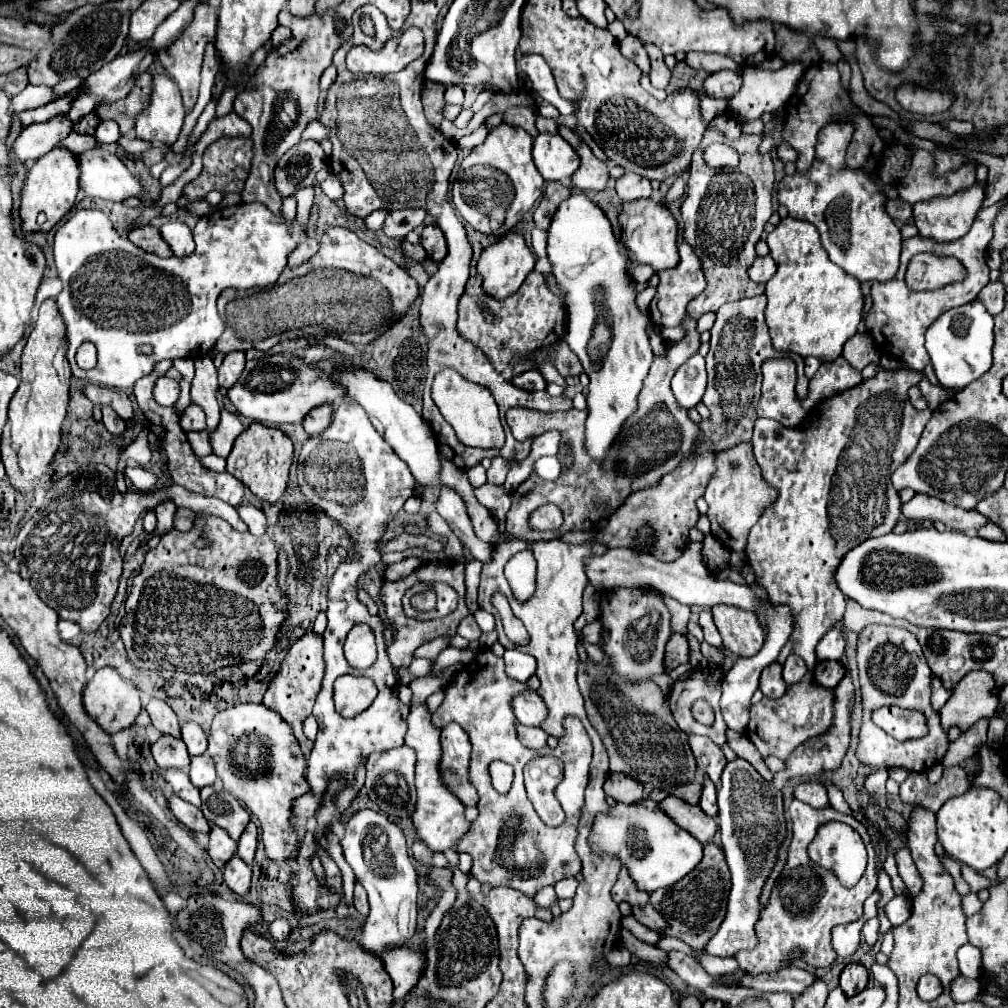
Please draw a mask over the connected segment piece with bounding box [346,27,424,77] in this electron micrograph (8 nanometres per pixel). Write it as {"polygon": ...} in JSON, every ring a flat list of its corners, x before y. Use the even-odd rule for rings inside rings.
{"polygon":[[408,27,400,37,390,39,382,51,356,45,346,55,348,71,354,75,388,75,404,69,424,51,424,37,418,27]]}

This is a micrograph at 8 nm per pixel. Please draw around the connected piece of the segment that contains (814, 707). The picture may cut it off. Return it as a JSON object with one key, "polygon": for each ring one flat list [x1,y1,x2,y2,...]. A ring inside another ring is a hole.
{"polygon":[[812,675,810,679,802,679,800,683,794,683,786,689,786,693,780,699,768,699,764,697,760,703,752,705,750,709,750,723,748,723,748,737,756,745,756,749,762,753,762,757,778,757,788,759,788,755,810,737,816,737,824,733,832,723,832,703,834,695,830,689,820,687,814,683]]}

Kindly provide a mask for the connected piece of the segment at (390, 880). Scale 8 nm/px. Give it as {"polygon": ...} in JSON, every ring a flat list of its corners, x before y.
{"polygon":[[360,809,346,823,344,837,340,841,348,865,356,873,356,881,366,889,370,913,366,921,354,931,354,941,364,947,364,951,382,955,388,949,402,947,416,933,416,895,418,895,418,875,408,857,406,839,400,827,388,821,386,815,374,809]]}

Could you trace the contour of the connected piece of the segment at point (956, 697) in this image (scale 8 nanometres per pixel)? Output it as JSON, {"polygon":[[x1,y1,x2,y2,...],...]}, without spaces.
{"polygon":[[970,671,968,675,964,675,964,679,960,679,960,683,956,683,956,687,952,687,950,699,940,709,940,723,946,733,952,727,958,727,962,733,966,733,980,719,992,719,996,715,996,709,998,709,998,687,992,681,992,677,984,671]]}

